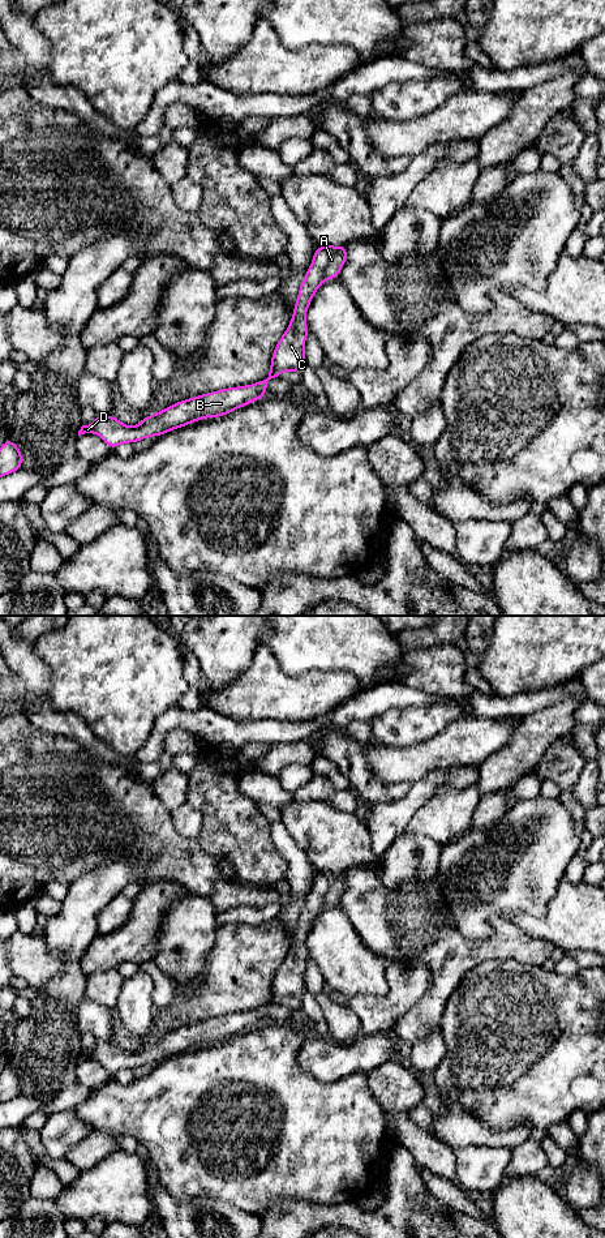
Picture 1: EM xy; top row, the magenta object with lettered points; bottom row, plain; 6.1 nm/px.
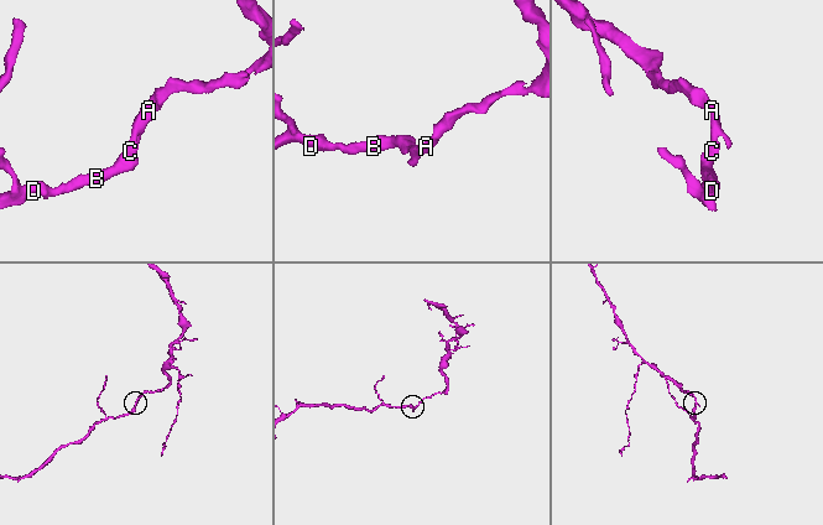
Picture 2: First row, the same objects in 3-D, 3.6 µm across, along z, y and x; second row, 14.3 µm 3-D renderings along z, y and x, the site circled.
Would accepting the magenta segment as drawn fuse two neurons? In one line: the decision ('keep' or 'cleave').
keep

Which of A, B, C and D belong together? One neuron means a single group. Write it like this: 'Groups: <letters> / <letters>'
Groups: A B C D

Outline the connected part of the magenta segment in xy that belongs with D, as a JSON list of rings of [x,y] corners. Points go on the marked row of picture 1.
[[[325,245],[314,250],[313,261],[300,286],[293,317],[278,342],[271,359],[269,376],[253,385],[222,389],[177,402],[156,415],[147,415],[136,427],[126,427],[113,416],[96,415],[91,425],[82,425],[78,436],[96,433],[113,450],[123,442],[134,444],[151,436],[160,436],[172,429],[192,424],[203,417],[224,416],[241,406],[265,397],[267,384],[284,370],[300,372],[306,367],[304,344],[309,330],[305,314],[323,280],[334,279],[347,262],[347,247]]]

